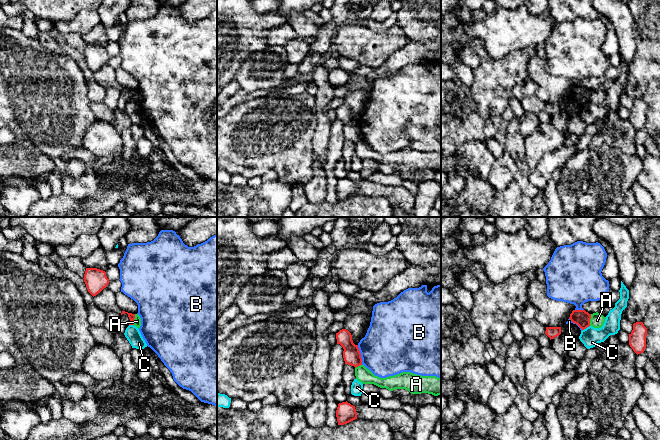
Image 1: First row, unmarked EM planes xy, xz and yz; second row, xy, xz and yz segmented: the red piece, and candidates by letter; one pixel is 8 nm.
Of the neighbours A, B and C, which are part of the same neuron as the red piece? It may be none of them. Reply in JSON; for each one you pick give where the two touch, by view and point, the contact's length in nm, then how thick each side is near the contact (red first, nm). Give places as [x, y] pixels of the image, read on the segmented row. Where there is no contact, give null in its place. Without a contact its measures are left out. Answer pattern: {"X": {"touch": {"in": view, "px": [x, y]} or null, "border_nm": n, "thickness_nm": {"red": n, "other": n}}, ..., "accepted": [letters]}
{"accepted": []}

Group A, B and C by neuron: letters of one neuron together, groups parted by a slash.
A / B / C

